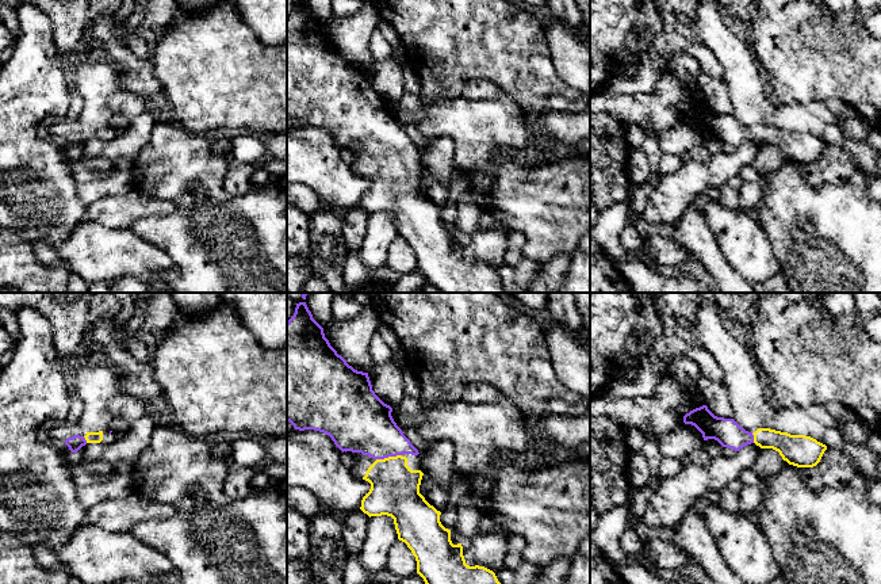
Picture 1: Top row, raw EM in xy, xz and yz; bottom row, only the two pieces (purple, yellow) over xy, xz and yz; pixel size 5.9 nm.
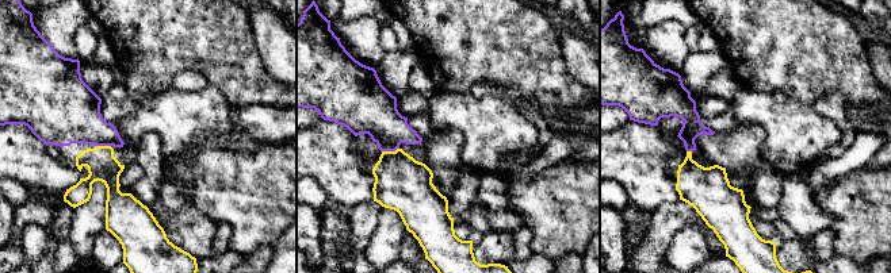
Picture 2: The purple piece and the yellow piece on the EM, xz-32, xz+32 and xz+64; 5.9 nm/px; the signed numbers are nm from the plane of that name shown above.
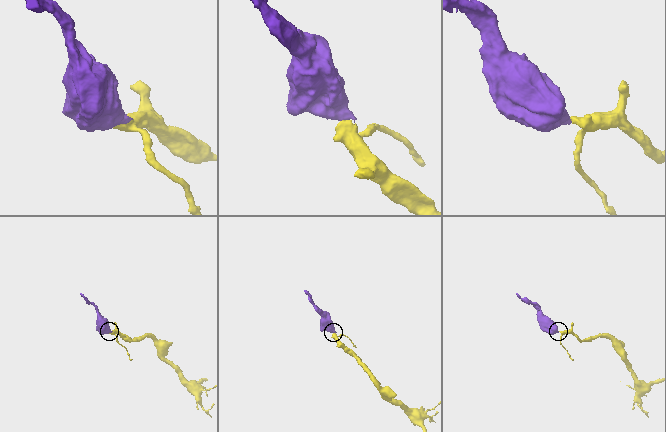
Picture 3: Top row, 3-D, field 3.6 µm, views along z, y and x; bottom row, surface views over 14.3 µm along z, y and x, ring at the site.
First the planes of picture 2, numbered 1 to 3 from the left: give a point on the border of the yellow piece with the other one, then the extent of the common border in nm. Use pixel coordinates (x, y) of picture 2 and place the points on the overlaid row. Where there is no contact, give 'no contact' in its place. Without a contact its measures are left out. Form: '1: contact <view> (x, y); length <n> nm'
1: contact xz-32 (104, 145); length 80 nm
2: contact xz+32 (390, 150); length 110 nm
3: contact xz+64 (689, 150); length 30 nm

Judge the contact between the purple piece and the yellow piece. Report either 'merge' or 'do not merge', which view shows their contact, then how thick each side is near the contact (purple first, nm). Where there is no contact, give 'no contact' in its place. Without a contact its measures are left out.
merge; meets purple in xz; 360 nm thick on the purple side, 280 nm on the other

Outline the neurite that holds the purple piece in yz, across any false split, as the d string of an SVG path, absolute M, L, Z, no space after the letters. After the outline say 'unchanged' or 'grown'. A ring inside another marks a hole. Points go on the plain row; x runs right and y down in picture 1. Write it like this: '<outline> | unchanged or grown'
M706 102L696 104L683 112L685 121L694 122L704 137L715 135L723 144L739 148L755 140L761 145L773 145L784 157L797 164L816 163L827 142L805 131L790 131L770 125L758 125L754 130L746 127L733 115L715 112Z | grown

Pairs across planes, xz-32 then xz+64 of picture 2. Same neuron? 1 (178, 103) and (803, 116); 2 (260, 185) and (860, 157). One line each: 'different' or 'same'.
1: same
2: different

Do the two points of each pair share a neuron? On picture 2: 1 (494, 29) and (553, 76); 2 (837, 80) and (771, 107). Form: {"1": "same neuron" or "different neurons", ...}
{"1": "same neuron", "2": "different neurons"}

